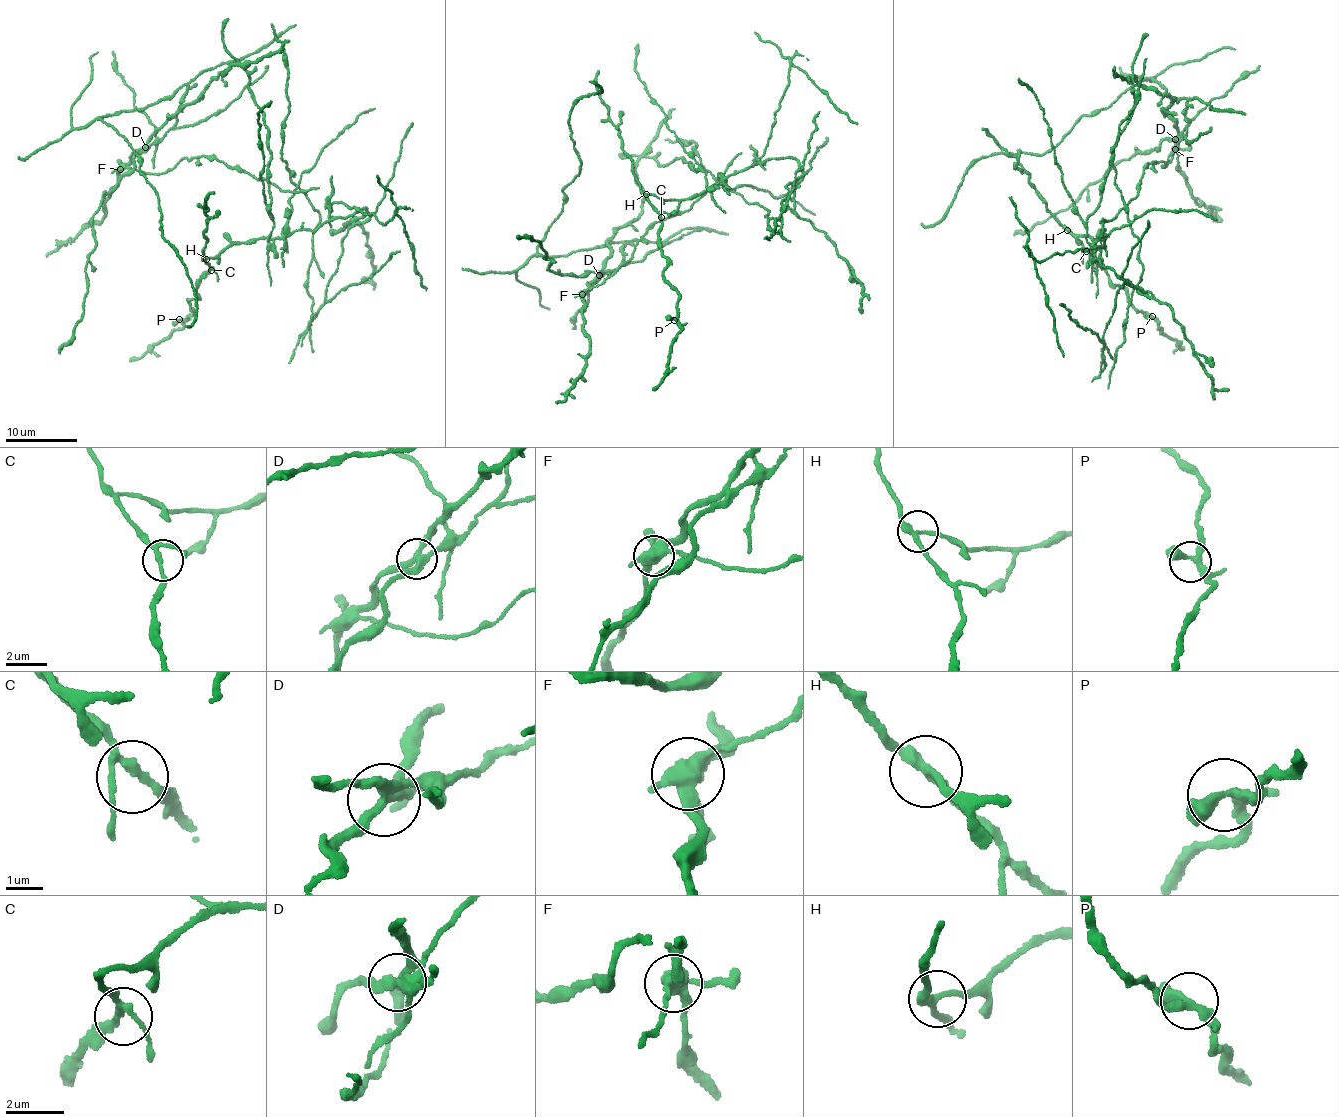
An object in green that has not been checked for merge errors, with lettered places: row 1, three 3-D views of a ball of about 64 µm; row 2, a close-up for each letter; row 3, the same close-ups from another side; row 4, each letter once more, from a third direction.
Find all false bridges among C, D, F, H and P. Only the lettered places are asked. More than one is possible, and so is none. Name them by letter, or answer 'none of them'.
D, F, H

